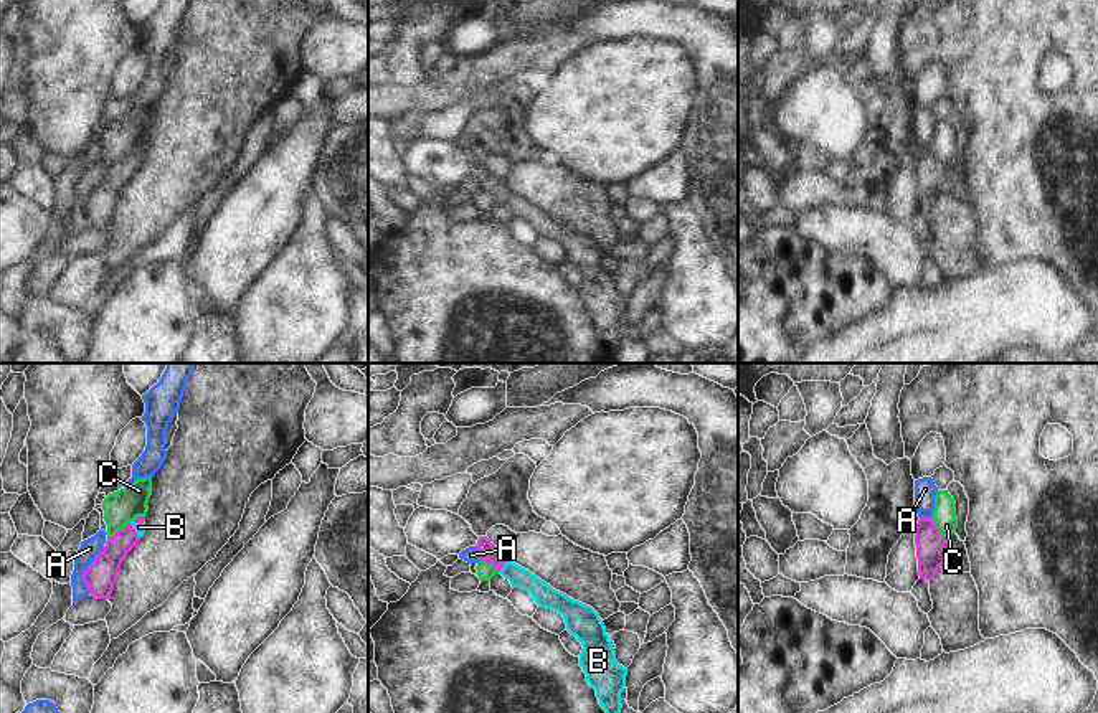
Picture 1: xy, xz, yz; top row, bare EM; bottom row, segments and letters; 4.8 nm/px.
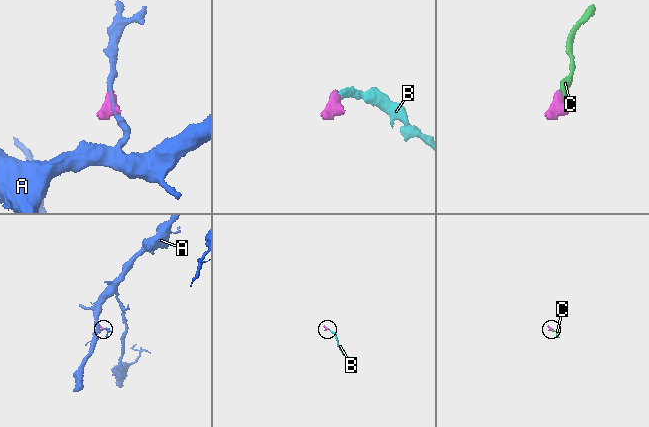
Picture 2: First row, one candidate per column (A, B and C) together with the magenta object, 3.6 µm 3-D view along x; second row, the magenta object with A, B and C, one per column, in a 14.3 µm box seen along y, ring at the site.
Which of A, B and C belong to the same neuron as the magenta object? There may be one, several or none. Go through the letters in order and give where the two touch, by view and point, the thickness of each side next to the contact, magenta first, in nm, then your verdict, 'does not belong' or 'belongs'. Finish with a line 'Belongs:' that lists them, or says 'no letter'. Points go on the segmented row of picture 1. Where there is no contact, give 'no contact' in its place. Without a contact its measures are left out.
A: xy (86, 570) | 160/100 nm | does not belong
B: xz (504, 563) | 90/110 nm | belongs
C: xy (119, 530) | 160/160 nm | does not belong
Belongs: B

